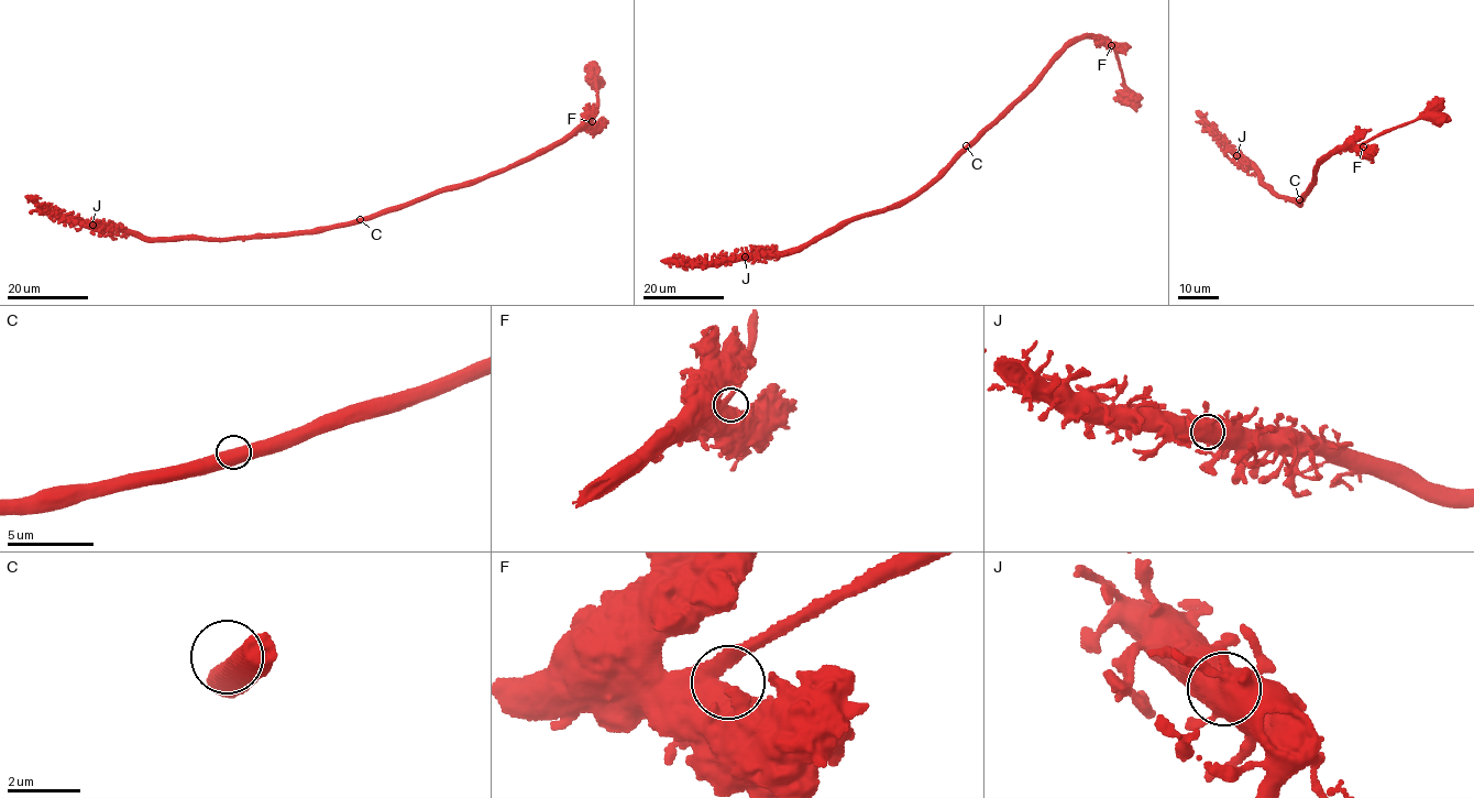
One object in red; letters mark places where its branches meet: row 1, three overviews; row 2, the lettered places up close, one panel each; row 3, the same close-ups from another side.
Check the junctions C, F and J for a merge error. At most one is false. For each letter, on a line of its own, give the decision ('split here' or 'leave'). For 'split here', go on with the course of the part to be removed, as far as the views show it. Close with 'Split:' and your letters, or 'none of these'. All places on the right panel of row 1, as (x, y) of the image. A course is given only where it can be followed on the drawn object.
C: leave
F: leave
J: leave
Split: none of these

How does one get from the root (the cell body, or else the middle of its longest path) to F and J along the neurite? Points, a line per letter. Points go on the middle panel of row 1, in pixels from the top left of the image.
F: (968, 149), (1031, 91), (1066, 46), (1090, 36), (1111, 45)
J: (968, 149), (956, 153), (936, 176), (903, 200), (843, 220), (788, 250), (745, 257)

